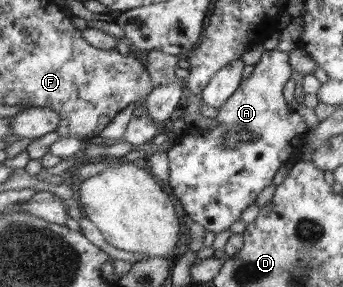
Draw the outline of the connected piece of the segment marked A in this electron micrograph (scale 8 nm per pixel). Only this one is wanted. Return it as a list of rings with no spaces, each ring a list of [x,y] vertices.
[[[277,48],[262,54],[260,61],[254,66],[252,74],[242,80],[236,92],[218,107],[215,120],[218,125],[213,129],[189,126],[185,133],[177,138],[166,151],[169,159],[168,185],[187,213],[190,221],[200,223],[212,233],[220,233],[230,229],[236,221],[241,220],[242,212],[255,203],[258,194],[268,187],[280,169],[300,147],[298,141],[306,139],[308,127],[302,117],[286,107],[283,89],[290,80],[292,67],[288,52]]]

